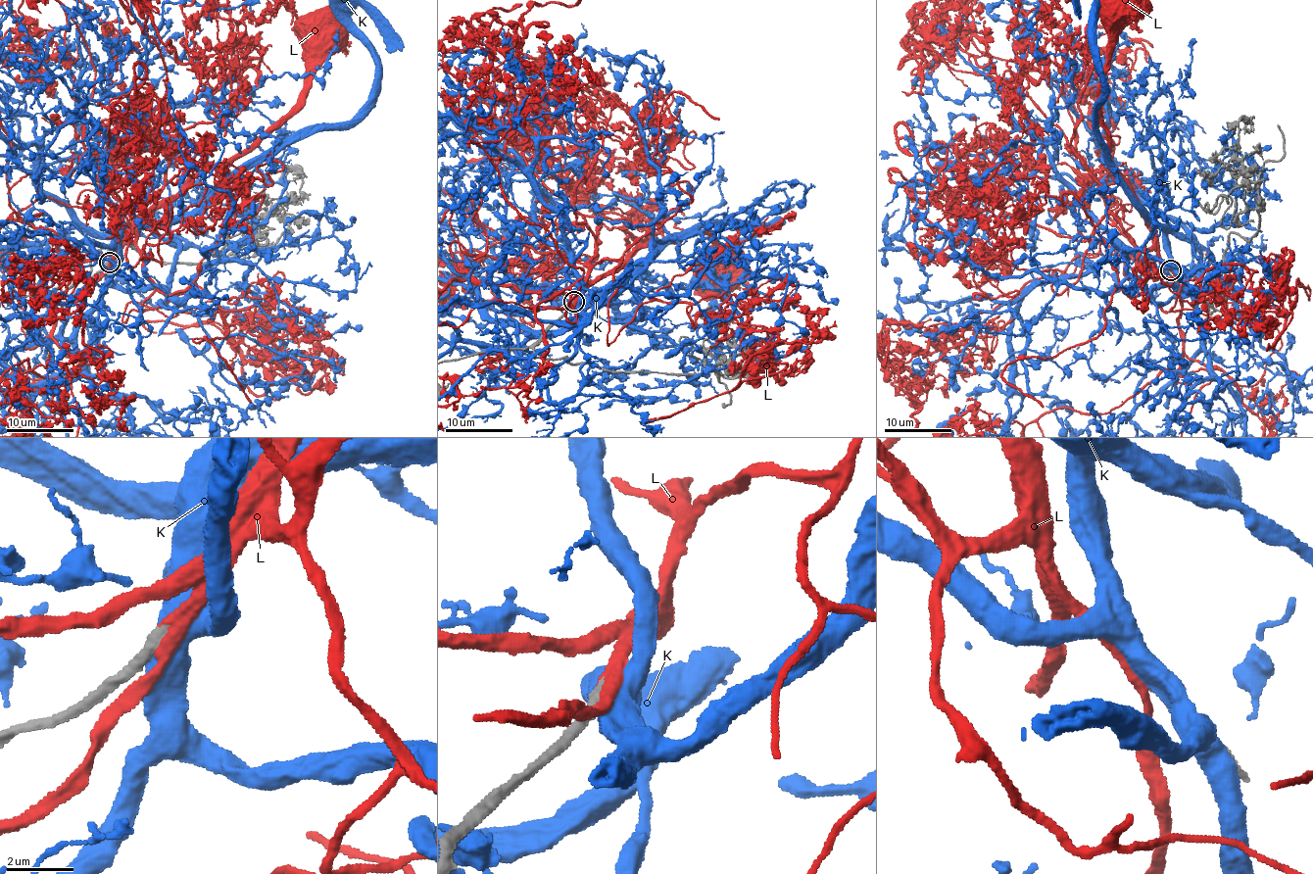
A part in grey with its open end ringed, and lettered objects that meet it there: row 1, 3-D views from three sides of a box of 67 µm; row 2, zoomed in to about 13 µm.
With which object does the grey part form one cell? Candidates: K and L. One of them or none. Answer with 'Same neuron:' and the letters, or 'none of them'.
Same neuron: L

